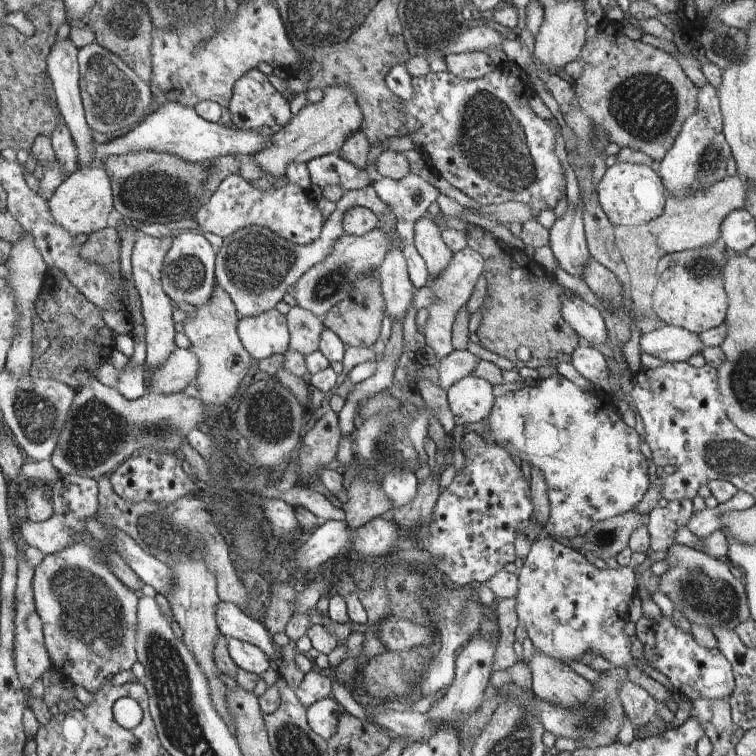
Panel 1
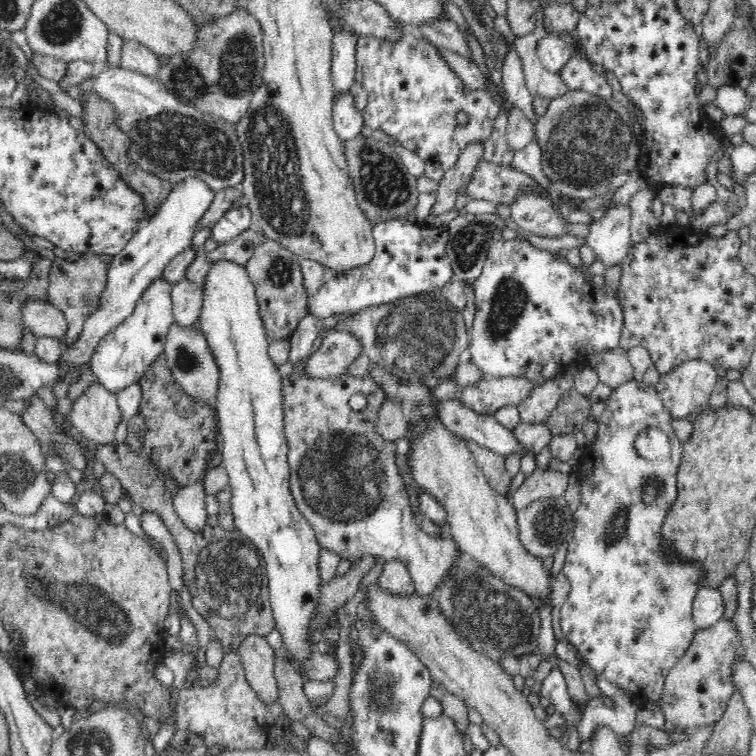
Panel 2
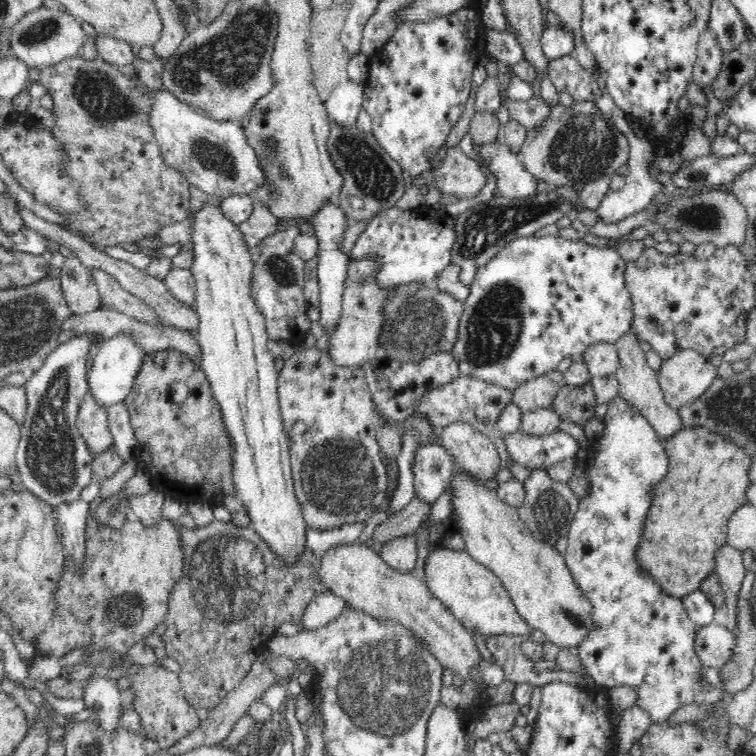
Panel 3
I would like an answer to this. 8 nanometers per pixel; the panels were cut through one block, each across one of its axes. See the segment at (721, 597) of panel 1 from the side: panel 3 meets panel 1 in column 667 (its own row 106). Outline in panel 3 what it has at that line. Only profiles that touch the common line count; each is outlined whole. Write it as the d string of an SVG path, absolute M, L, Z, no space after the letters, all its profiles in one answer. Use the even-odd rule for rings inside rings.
M576 101L568 109L551 107L544 126L527 130L527 137L519 150L519 159L539 181L552 186L585 186L593 178L609 175L626 165L628 152L628 140L614 126L609 115L602 114L594 101Z

